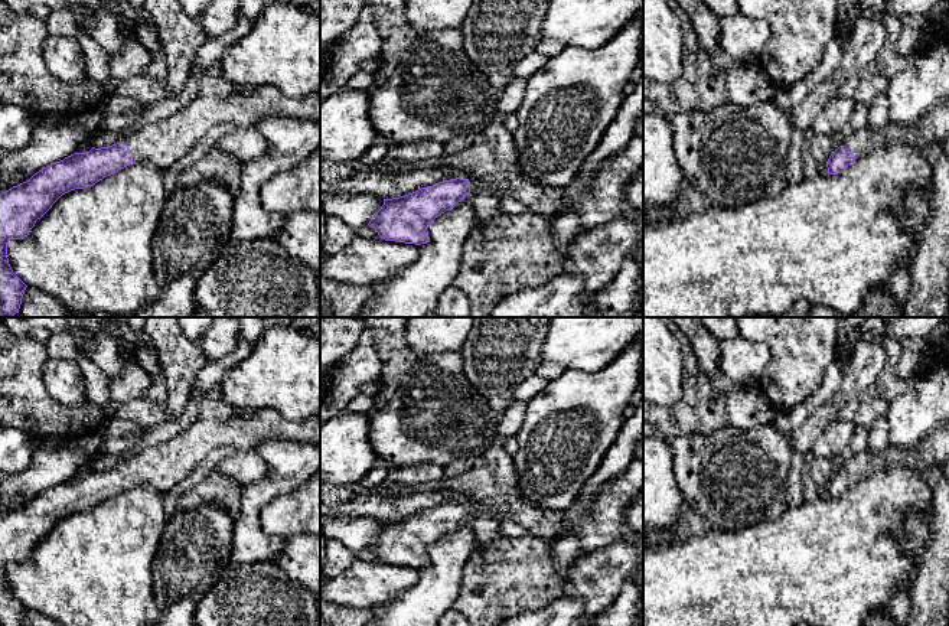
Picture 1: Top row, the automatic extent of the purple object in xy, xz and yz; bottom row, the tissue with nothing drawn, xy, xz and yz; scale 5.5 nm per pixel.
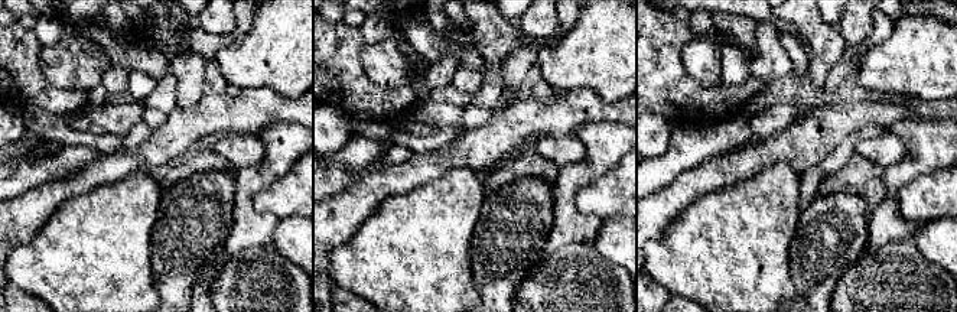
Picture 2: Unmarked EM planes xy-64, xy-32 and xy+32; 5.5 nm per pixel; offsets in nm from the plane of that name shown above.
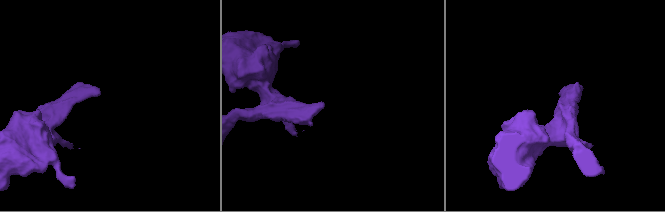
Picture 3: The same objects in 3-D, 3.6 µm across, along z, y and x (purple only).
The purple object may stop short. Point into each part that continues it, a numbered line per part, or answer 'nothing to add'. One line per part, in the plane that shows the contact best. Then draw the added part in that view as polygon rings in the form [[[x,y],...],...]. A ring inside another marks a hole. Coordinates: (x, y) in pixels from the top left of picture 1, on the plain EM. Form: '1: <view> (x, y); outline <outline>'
1: xz (482, 519); outline [[[483,496],[470,499],[469,505],[470,515],[460,525],[469,526],[474,532],[474,551],[492,545],[500,537],[499,526],[502,519],[495,515]]]

